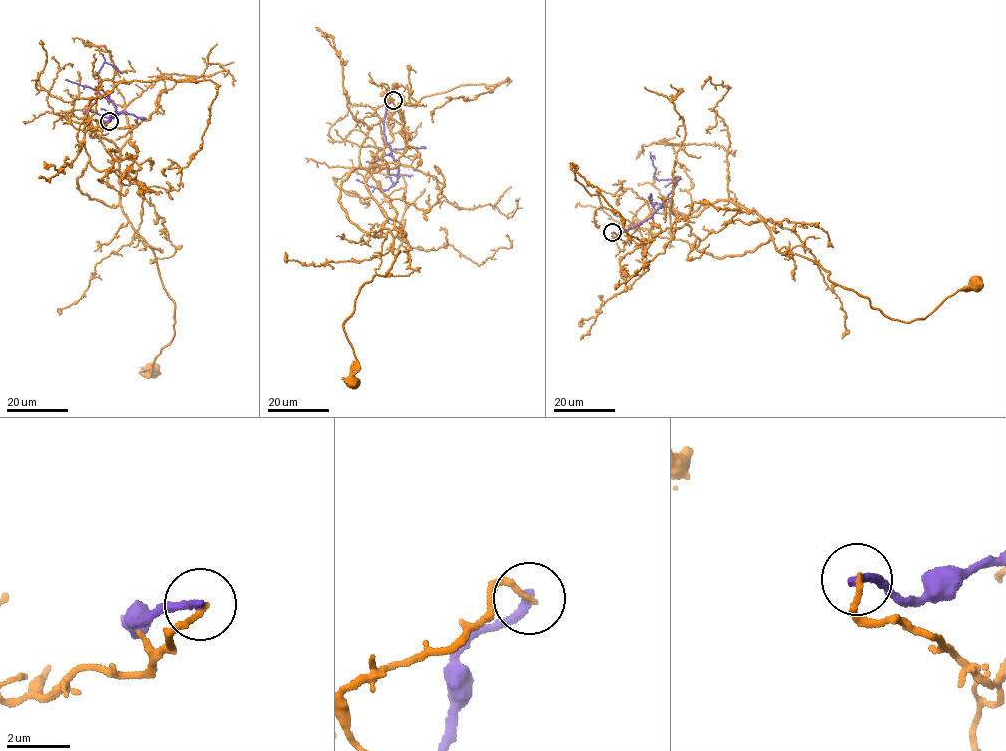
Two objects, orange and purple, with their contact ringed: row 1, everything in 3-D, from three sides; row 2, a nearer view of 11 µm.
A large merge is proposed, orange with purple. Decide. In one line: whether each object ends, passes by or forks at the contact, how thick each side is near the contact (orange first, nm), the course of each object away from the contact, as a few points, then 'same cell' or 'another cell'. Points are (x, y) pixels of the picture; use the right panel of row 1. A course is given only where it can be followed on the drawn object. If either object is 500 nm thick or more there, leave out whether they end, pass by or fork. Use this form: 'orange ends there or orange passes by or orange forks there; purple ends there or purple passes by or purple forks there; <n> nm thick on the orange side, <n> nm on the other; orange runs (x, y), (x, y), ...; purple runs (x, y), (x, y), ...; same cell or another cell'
orange ends there; purple ends there; 180 nm thick on the orange side, 280 nm on the other; orange runs (613, 232), (626, 242), (652, 212), (729, 200), (763, 219), (776, 251), (893, 319), (975, 283); purple runs (612, 232), (621, 233), (650, 218), (671, 192), (676, 180), (654, 176), (650, 156), (654, 159); another cell

